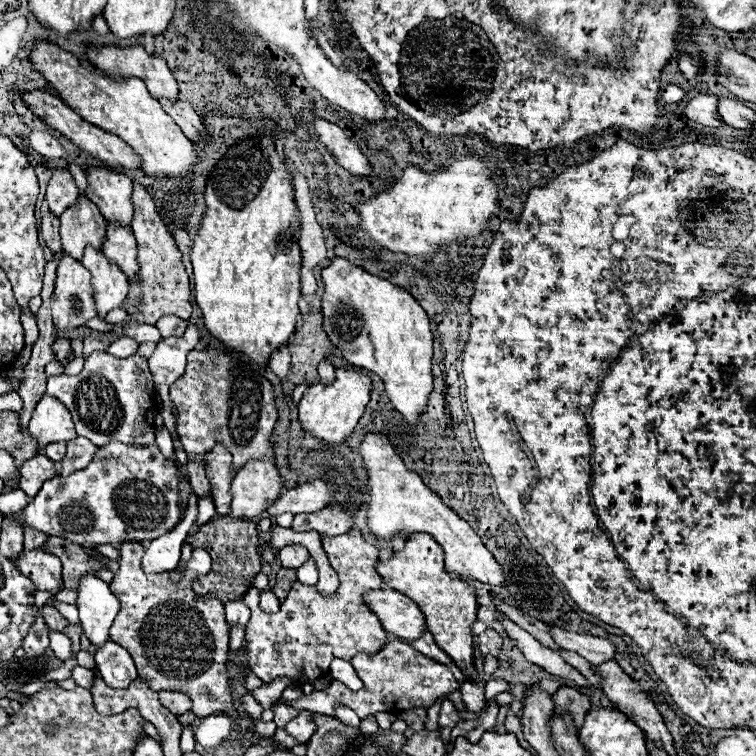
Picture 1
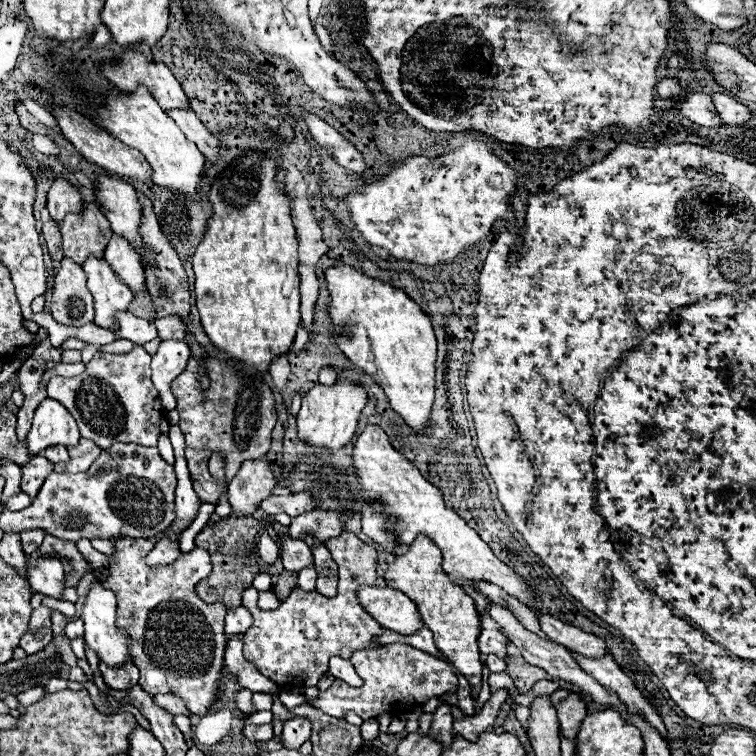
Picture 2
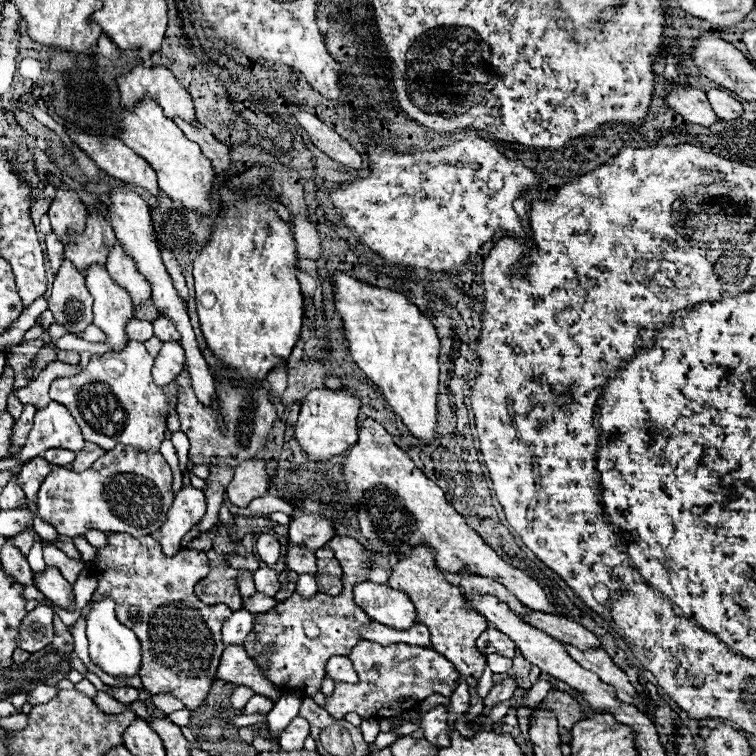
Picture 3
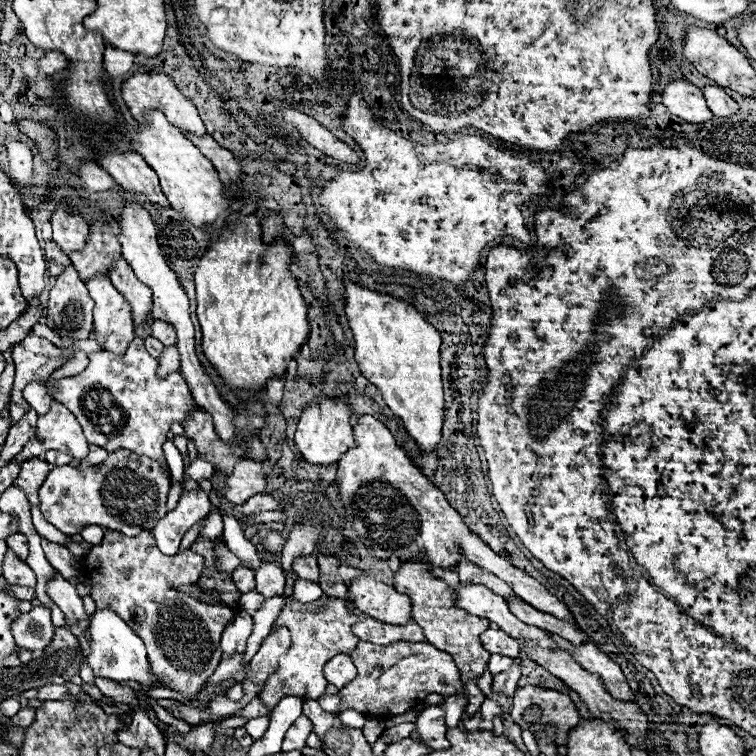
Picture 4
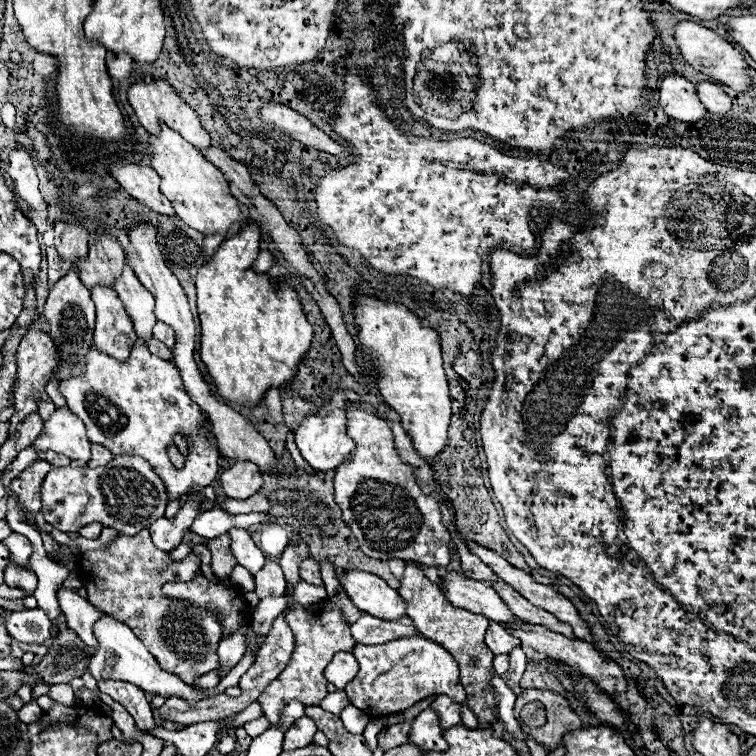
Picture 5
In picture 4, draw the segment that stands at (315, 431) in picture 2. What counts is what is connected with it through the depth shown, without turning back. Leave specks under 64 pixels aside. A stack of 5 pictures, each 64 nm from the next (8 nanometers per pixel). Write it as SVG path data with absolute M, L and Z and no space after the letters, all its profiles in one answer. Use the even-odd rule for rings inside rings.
M320 398L318 402L314 402L310 408L306 408L298 420L298 430L296 430L296 436L294 436L294 442L300 450L300 454L304 456L306 462L310 464L316 464L316 466L330 466L330 464L336 464L340 460L340 456L344 452L348 452L350 448L356 446L356 440L352 438L352 410L350 406L340 400L332 400L332 398Z

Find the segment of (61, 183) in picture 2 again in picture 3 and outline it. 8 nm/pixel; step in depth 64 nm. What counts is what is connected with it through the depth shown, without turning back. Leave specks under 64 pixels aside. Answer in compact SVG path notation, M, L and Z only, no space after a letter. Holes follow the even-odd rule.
M66 186L58 188L54 202L48 210L50 222L52 222L52 232L60 238L62 244L70 242L68 232L82 232L86 228L86 210L80 204L80 198L68 190Z

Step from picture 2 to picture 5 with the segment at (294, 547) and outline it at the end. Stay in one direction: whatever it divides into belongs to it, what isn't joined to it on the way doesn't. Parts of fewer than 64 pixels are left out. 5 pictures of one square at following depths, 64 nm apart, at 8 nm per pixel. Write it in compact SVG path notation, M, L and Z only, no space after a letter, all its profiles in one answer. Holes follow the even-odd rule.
M306 558L302 564L300 564L300 576L304 582L308 584L314 584L314 586L324 586L322 578L320 578L320 568L318 564L312 560L312 558Z

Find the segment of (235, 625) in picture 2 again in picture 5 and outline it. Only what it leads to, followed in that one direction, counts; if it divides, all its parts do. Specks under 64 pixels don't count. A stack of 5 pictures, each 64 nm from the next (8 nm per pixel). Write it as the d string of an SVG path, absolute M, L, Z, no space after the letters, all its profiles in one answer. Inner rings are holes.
M238 630L230 638L222 638L218 646L218 658L220 666L218 672L220 676L226 676L242 658L244 658L244 630Z

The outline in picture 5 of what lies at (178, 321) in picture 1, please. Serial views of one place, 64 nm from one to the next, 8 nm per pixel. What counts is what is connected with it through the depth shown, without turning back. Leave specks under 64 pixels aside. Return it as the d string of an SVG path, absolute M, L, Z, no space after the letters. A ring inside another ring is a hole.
M158 322L154 326L154 338L160 340L160 342L164 342L168 348L174 346L174 330L170 326L166 326L164 322Z

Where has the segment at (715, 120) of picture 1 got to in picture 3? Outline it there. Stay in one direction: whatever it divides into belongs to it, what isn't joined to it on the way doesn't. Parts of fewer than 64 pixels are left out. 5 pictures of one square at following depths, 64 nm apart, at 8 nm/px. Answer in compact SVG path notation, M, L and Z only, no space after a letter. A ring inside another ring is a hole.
M676 86L666 96L666 104L668 108L678 112L684 120L692 124L710 126L712 122L716 122L716 114L708 106L708 98L704 90L690 88L690 86Z

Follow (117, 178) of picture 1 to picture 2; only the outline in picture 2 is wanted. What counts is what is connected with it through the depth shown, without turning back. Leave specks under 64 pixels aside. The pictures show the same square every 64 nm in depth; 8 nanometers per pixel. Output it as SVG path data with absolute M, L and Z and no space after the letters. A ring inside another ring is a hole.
M102 176L102 178L96 180L94 194L96 194L96 200L98 200L98 204L102 206L106 218L108 218L110 224L112 224L112 232L114 232L114 234L120 234L122 238L126 238L128 242L134 244L134 248L138 250L138 254L146 258L146 260L142 260L142 264L154 264L154 262L156 262L156 260L154 260L154 254L152 254L152 252L144 254L146 244L144 244L144 240L142 240L140 232L138 232L140 226L142 226L142 218L144 218L144 214L142 214L142 206L138 204L136 190L134 190L128 182L124 182L124 180L114 180L114 178L106 178L106 176Z

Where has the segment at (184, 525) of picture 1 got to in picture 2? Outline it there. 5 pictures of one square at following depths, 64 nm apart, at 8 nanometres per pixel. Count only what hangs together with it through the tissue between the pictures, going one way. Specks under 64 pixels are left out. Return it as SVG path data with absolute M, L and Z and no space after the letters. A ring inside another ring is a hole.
M162 536L154 550L148 554L148 564L150 566L158 566L158 564L172 564L180 554L180 548L178 548L178 538L172 542L168 540L168 536Z

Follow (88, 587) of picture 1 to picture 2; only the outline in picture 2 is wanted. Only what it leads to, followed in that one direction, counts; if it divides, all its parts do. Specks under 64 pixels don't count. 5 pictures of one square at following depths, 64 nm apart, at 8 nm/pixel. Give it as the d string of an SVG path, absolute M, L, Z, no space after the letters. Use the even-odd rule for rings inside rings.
M100 582L94 584L88 592L88 598L86 598L86 604L84 604L84 610L82 610L84 640L98 654L100 662L104 662L110 668L122 668L124 664L132 662L130 636L120 634L114 618L116 618L116 596L110 590L104 590L104 586L100 586Z

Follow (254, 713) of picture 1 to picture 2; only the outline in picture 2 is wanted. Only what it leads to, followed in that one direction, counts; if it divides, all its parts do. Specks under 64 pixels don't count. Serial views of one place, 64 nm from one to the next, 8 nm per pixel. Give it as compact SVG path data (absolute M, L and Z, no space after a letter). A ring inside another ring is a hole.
M242 688L238 694L236 694L236 708L240 710L240 712L246 712L246 714L250 714L250 712L254 712L252 710L252 692L250 690L246 690L246 688Z

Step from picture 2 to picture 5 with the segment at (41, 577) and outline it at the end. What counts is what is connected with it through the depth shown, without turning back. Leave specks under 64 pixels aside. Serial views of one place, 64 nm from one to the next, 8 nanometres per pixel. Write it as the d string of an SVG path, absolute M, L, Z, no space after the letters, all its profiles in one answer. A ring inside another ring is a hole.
M62 586L58 588L58 602L60 602L60 608L66 616L66 622L68 622L68 628L74 630L84 644L96 648L98 646L98 640L94 636L94 624L104 616L102 610L98 610L94 604L90 604L86 598L78 596L76 590L68 588L68 590L62 590Z

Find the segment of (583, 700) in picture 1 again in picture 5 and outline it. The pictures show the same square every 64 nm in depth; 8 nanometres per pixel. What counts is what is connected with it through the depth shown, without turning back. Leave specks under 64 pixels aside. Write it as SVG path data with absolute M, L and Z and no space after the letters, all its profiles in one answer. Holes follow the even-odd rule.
M528 688L528 690L524 690L524 692L522 692L522 696L518 696L518 700L516 700L516 706L514 706L514 714L517 720L520 722L521 727L522 728L524 727L524 732L526 732L526 734L528 734L530 738L534 738L534 740L536 740L538 744L542 744L542 746L544 746L546 750L556 750L556 748L560 746L560 740L562 740L562 736L564 736L564 734L568 734L568 732L572 732L572 730L578 730L578 728L580 728L580 718L578 718L578 714L574 714L574 712L570 710L570 706L568 706L568 702L566 702L566 698L562 698L562 696L558 696L558 694L554 694L554 692L550 692L550 690L536 690L536 688ZM534 700L540 700L540 702L542 702L542 704L546 706L546 724L544 724L544 726L540 726L540 728L526 728L525 724L522 724L522 722L520 721L520 711L522 710L522 706L526 706L528 702L534 702Z

